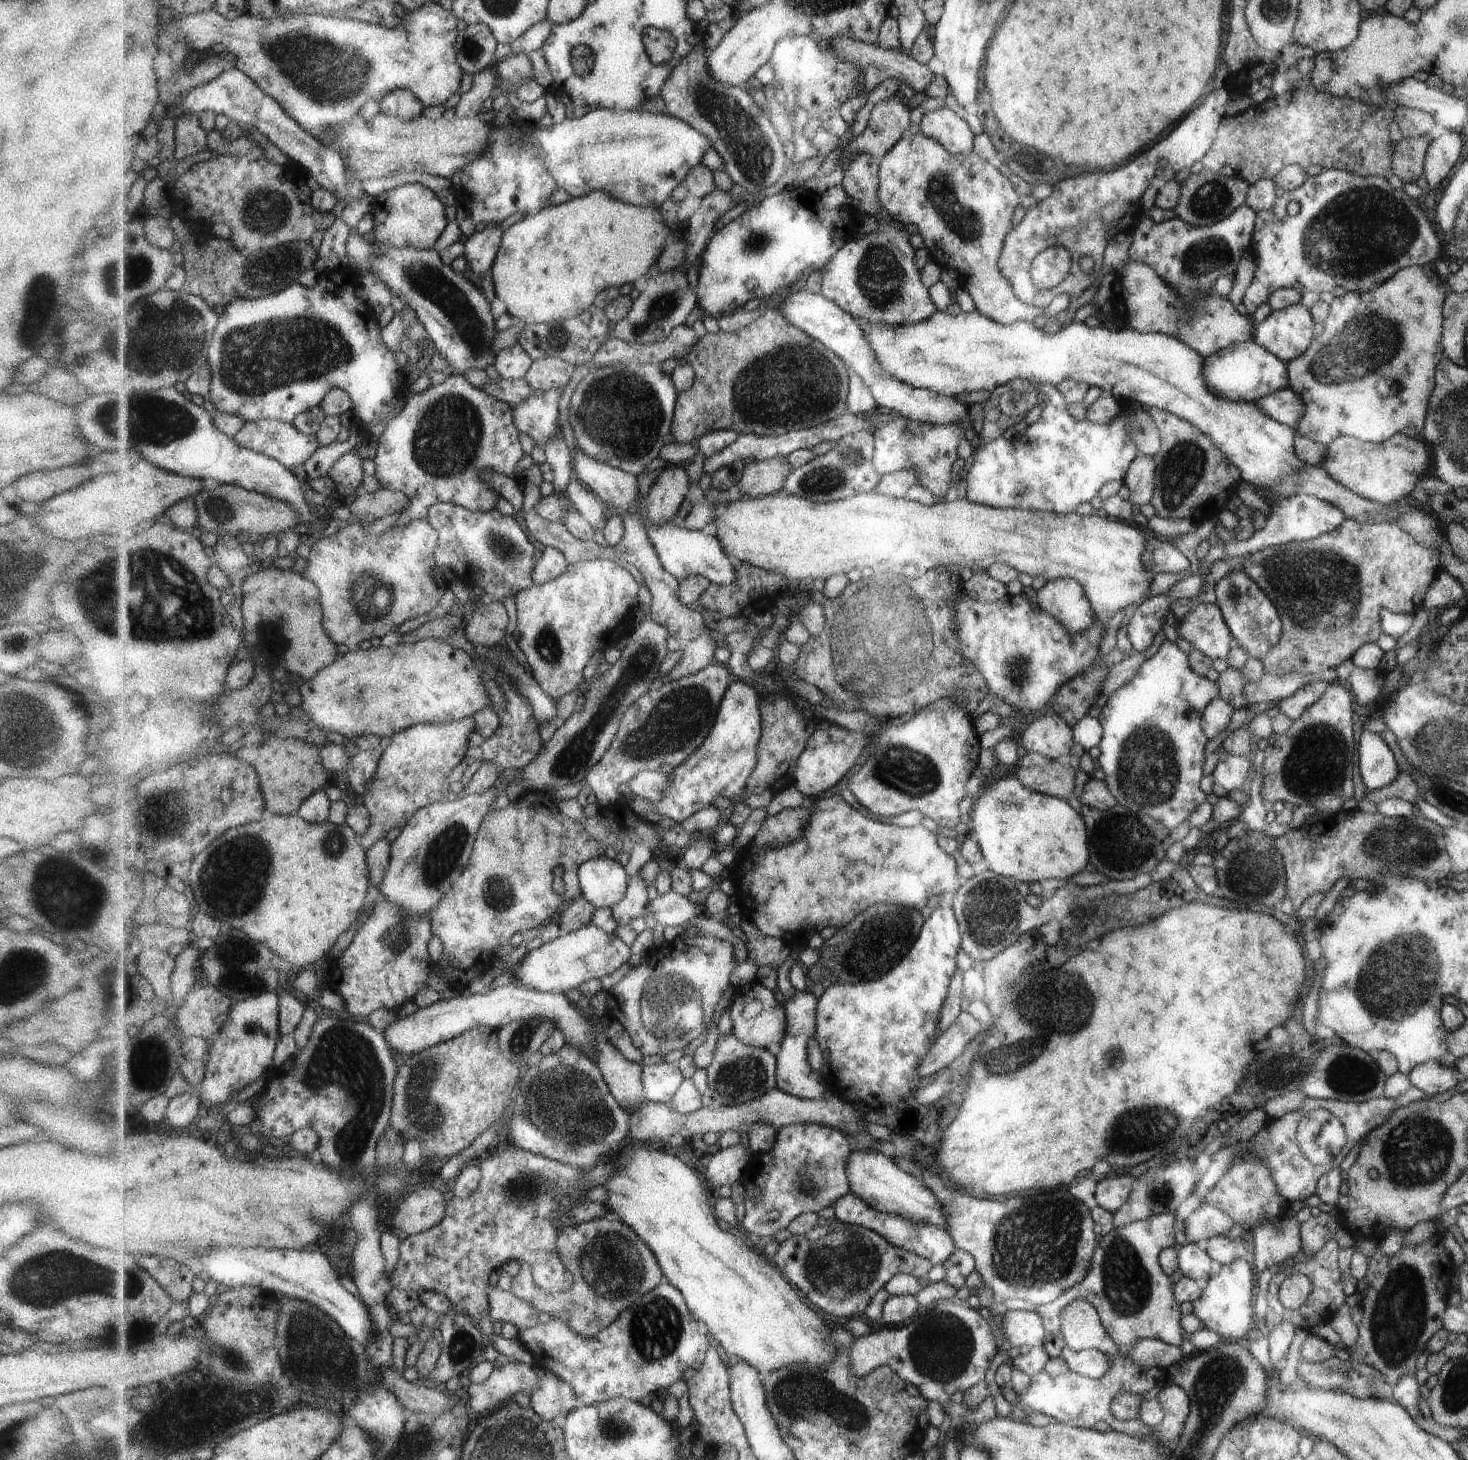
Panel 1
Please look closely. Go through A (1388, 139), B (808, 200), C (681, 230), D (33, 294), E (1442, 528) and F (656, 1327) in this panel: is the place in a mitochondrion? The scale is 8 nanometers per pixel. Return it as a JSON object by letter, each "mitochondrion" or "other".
{"A":"other","B":"other","C":"other","D":"mitochondrion","E":"other","F":"mitochondrion"}

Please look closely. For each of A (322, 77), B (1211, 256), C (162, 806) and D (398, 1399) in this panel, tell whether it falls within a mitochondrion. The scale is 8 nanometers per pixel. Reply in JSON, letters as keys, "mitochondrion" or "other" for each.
{"A":"mitochondrion","B":"mitochondrion","C":"mitochondrion","D":"other"}

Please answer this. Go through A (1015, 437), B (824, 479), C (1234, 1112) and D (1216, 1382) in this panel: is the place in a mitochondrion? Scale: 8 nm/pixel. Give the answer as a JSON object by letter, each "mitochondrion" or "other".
{"A":"other","B":"mitochondrion","C":"other","D":"mitochondrion"}

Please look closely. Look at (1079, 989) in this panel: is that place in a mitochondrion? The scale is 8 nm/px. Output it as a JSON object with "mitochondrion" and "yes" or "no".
{"mitochondrion":"no"}

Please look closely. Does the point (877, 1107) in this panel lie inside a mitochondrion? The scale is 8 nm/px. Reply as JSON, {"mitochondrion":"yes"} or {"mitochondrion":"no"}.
{"mitochondrion":"no"}

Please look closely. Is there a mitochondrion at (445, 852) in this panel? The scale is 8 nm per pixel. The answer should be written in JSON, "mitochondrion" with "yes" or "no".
{"mitochondrion":"yes"}

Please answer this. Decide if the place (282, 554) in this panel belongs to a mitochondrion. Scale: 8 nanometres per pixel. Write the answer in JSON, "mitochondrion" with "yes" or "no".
{"mitochondrion":"no"}

